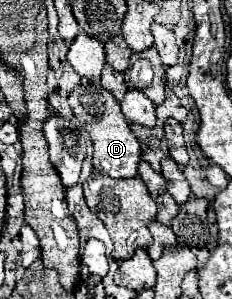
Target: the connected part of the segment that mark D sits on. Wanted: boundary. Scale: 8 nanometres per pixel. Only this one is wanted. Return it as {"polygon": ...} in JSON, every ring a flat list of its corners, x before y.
{"polygon":[[99,90,93,94,71,94,69,96,69,104,73,108,73,114,77,116,77,120,85,126,85,130,89,132,95,152,93,152,93,166,113,178,133,178,137,176,137,164,141,158,141,148,139,142,135,138,135,134,131,132,119,102,113,98,113,94,109,94,109,90]]}

